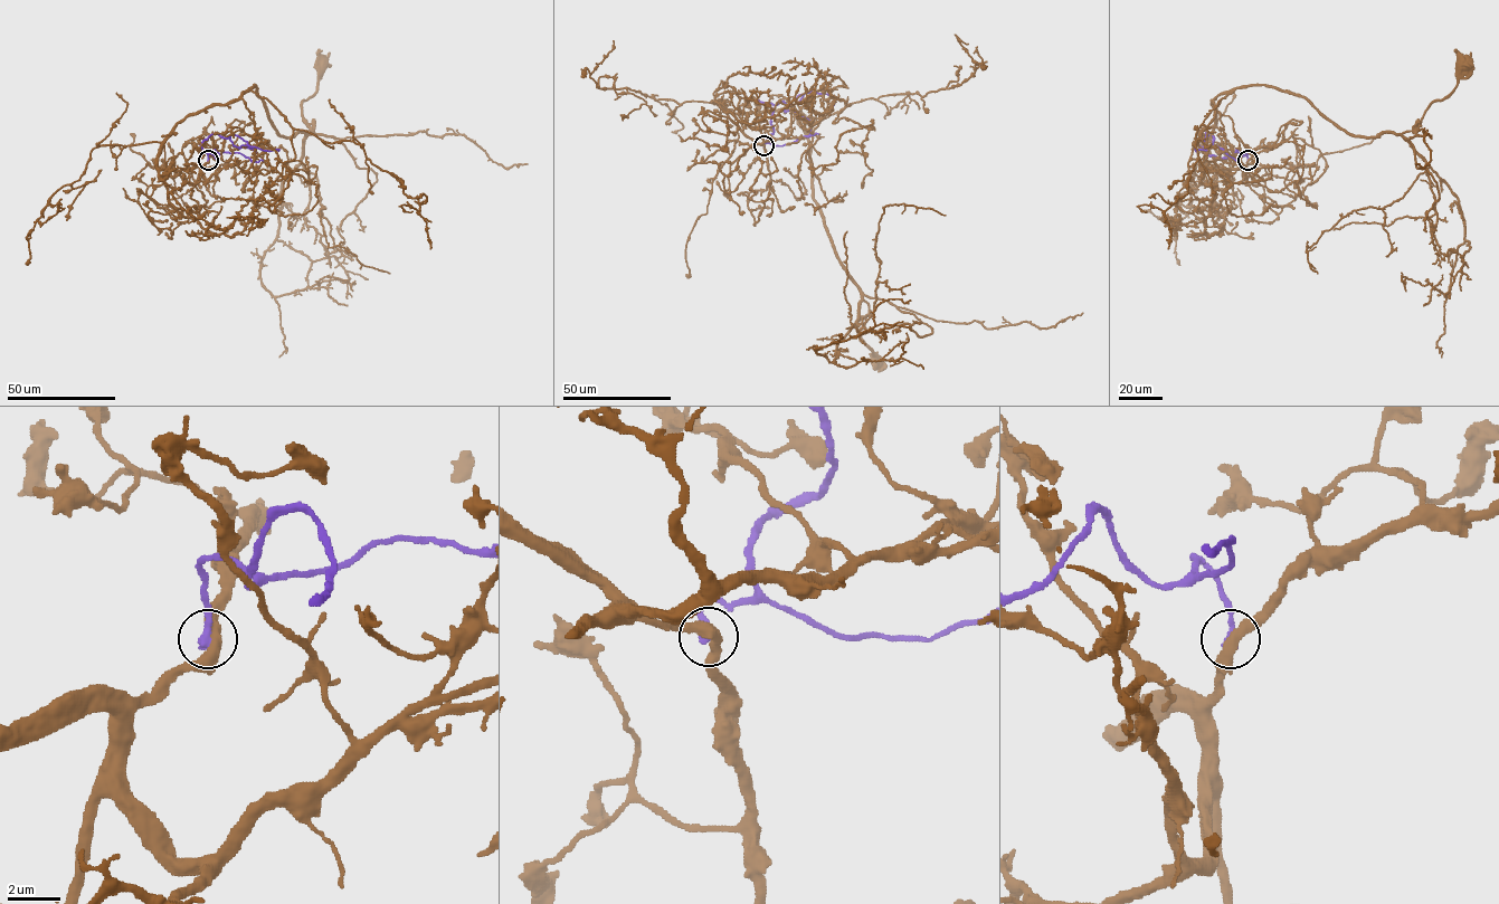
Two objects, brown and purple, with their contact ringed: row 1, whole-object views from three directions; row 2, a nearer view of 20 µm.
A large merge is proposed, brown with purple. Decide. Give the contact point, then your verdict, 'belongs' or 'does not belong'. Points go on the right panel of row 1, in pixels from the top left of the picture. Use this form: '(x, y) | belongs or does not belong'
(1248, 160) | does not belong

